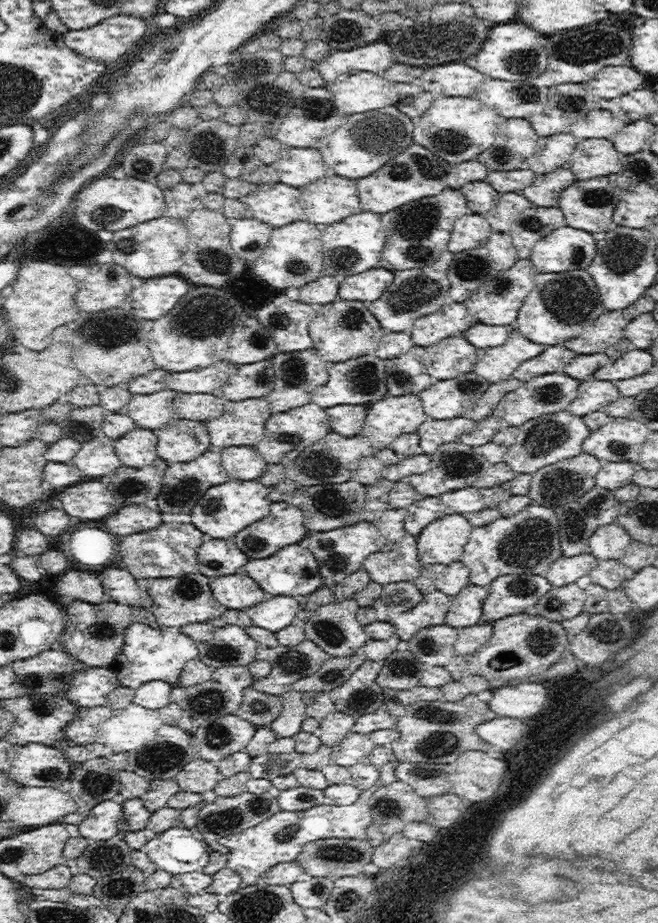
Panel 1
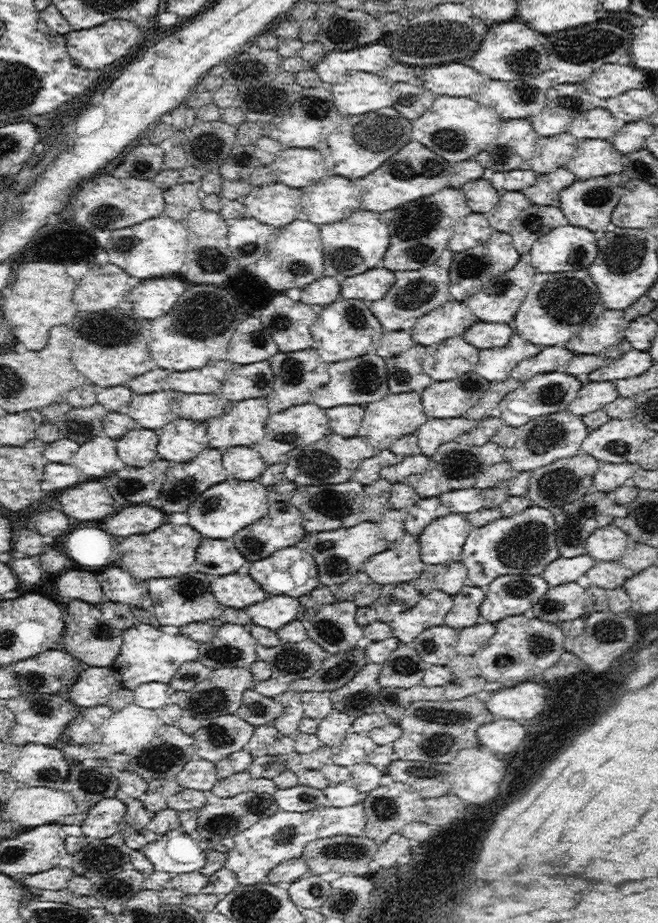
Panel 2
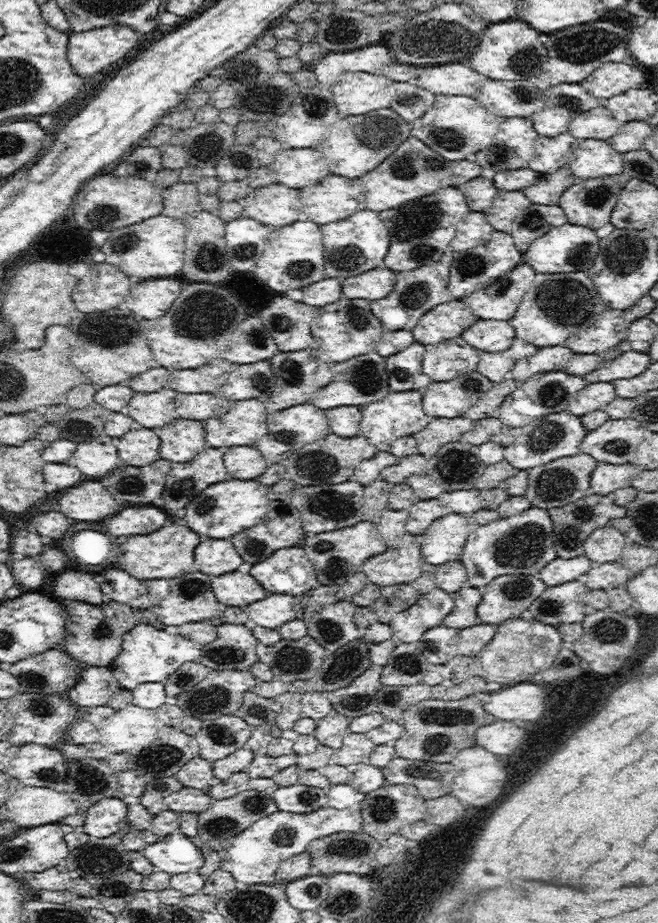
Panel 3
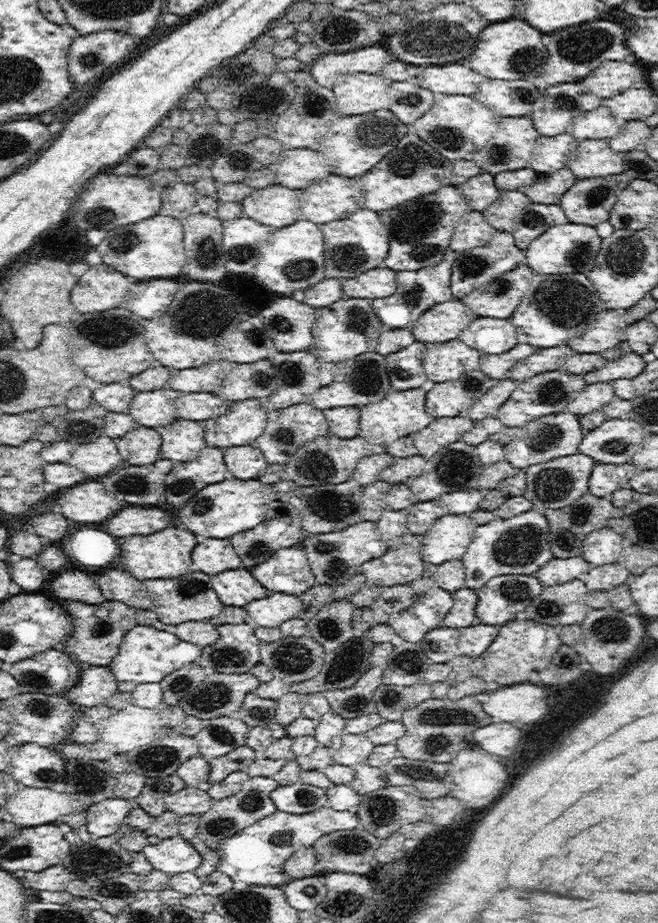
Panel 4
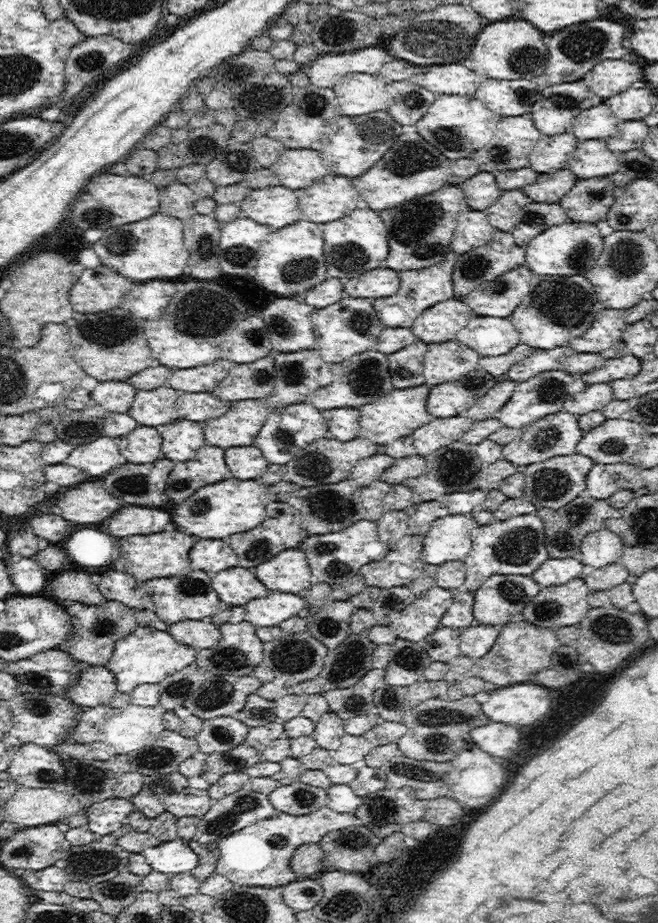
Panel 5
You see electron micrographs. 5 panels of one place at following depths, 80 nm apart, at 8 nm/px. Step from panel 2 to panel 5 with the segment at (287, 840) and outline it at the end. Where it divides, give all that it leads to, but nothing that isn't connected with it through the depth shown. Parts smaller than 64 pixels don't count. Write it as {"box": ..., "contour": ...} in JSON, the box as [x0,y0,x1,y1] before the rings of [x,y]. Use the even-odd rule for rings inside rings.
{"box":[215,806,354,886],"contour":[[[327,806],[298,816],[276,812],[266,820],[259,820],[256,824],[220,840],[215,872],[223,874],[233,883],[238,882],[244,886],[283,886],[296,880],[290,861],[301,844],[319,843],[330,832],[348,828],[353,824],[354,814],[336,812]]]}

